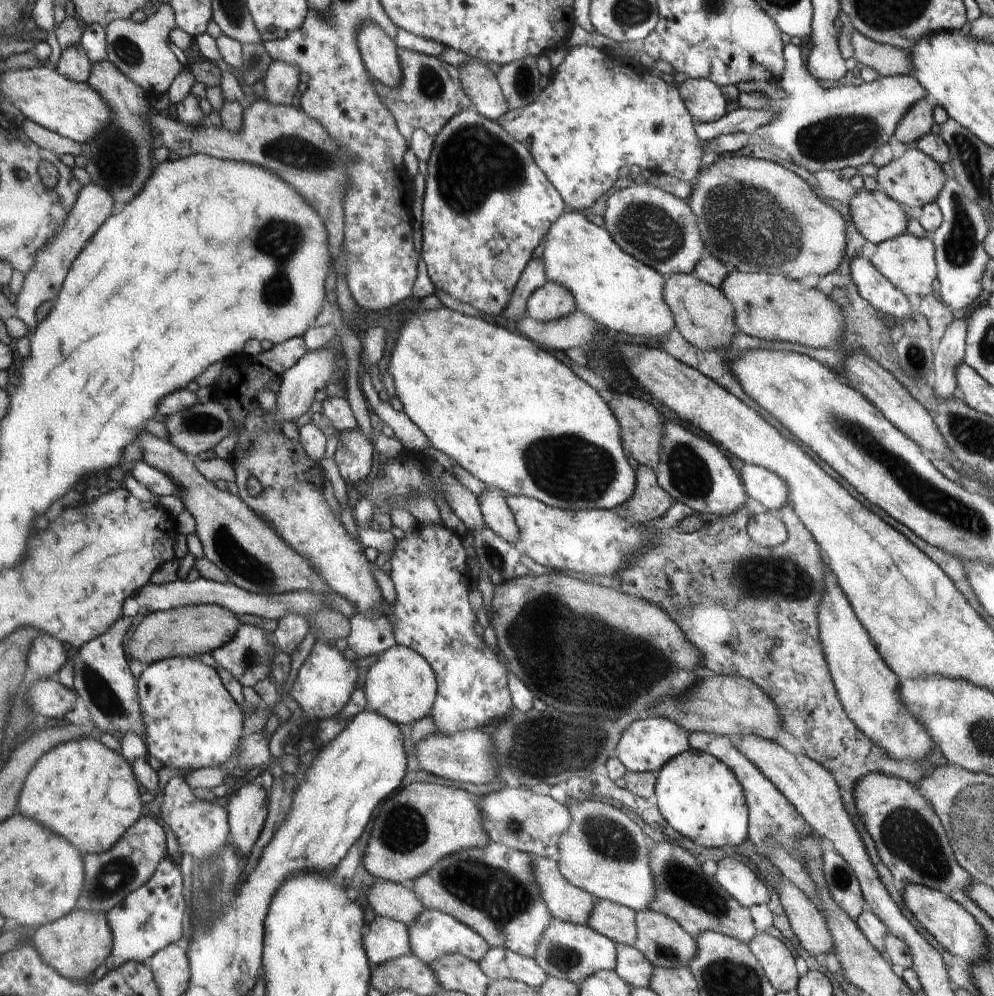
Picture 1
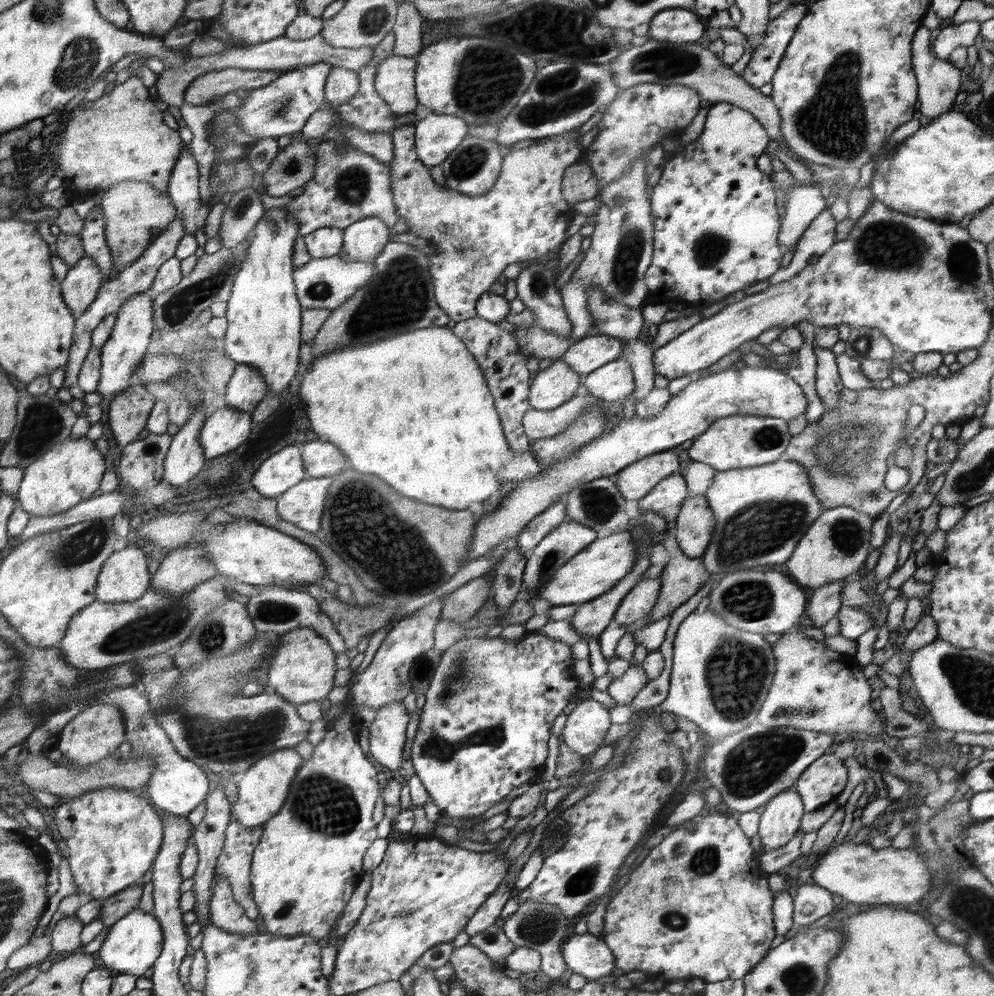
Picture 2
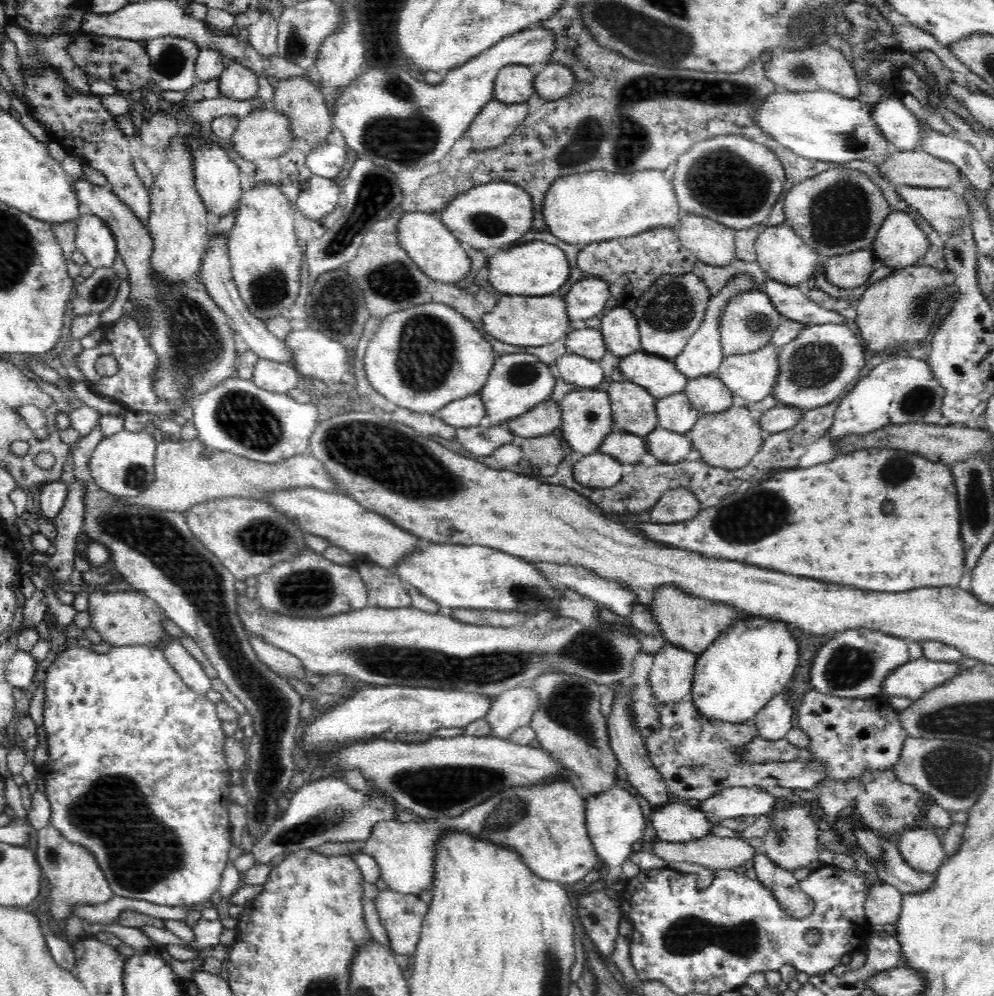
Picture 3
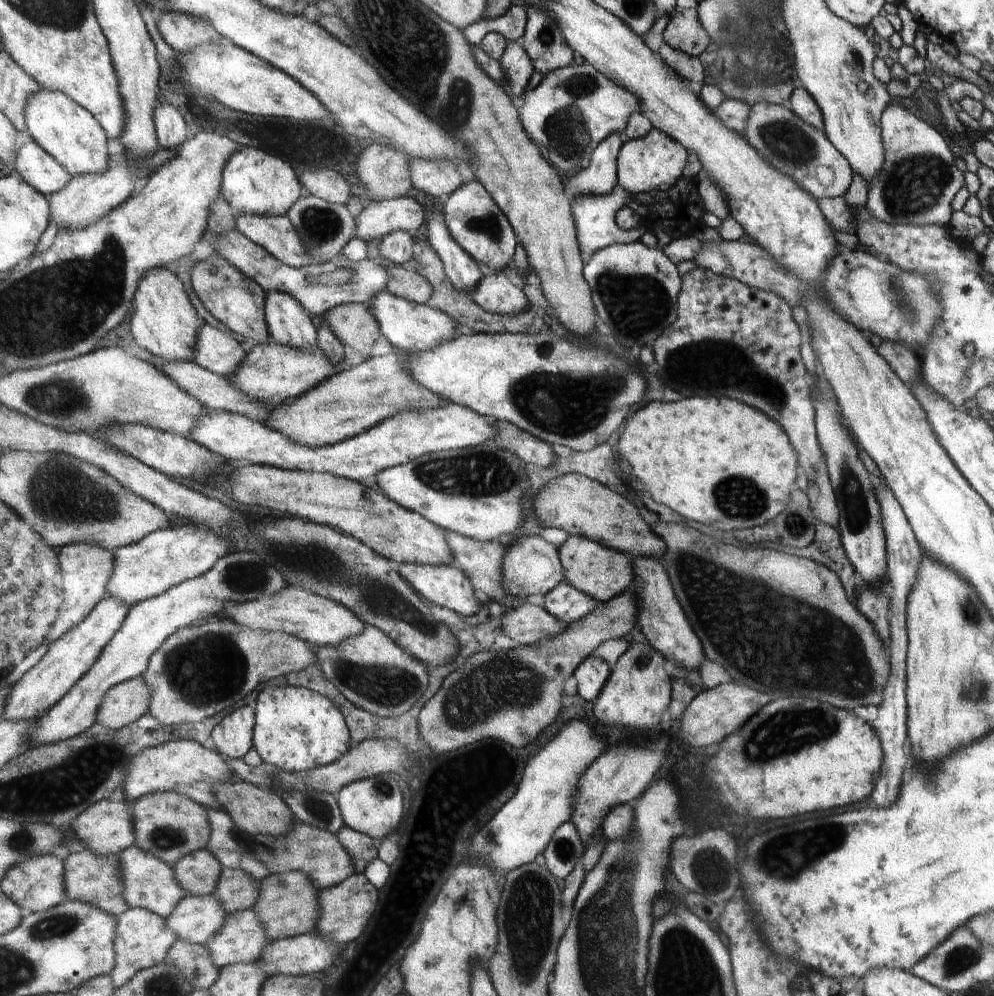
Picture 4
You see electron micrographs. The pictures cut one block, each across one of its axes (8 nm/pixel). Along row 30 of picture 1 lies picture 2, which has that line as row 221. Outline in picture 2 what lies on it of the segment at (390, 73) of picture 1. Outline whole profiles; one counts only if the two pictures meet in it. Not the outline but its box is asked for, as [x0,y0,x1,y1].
[344,216,391,261]

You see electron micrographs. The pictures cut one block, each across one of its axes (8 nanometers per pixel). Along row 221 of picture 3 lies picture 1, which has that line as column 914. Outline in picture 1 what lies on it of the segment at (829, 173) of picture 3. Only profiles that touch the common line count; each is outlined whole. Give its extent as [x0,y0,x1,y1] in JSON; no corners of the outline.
[855,773,974,896]

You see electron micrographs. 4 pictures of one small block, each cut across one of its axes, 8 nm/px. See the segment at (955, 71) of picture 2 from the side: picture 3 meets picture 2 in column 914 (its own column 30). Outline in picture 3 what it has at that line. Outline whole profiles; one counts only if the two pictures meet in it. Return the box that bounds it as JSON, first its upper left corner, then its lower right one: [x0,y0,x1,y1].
[4,27,90,94]

